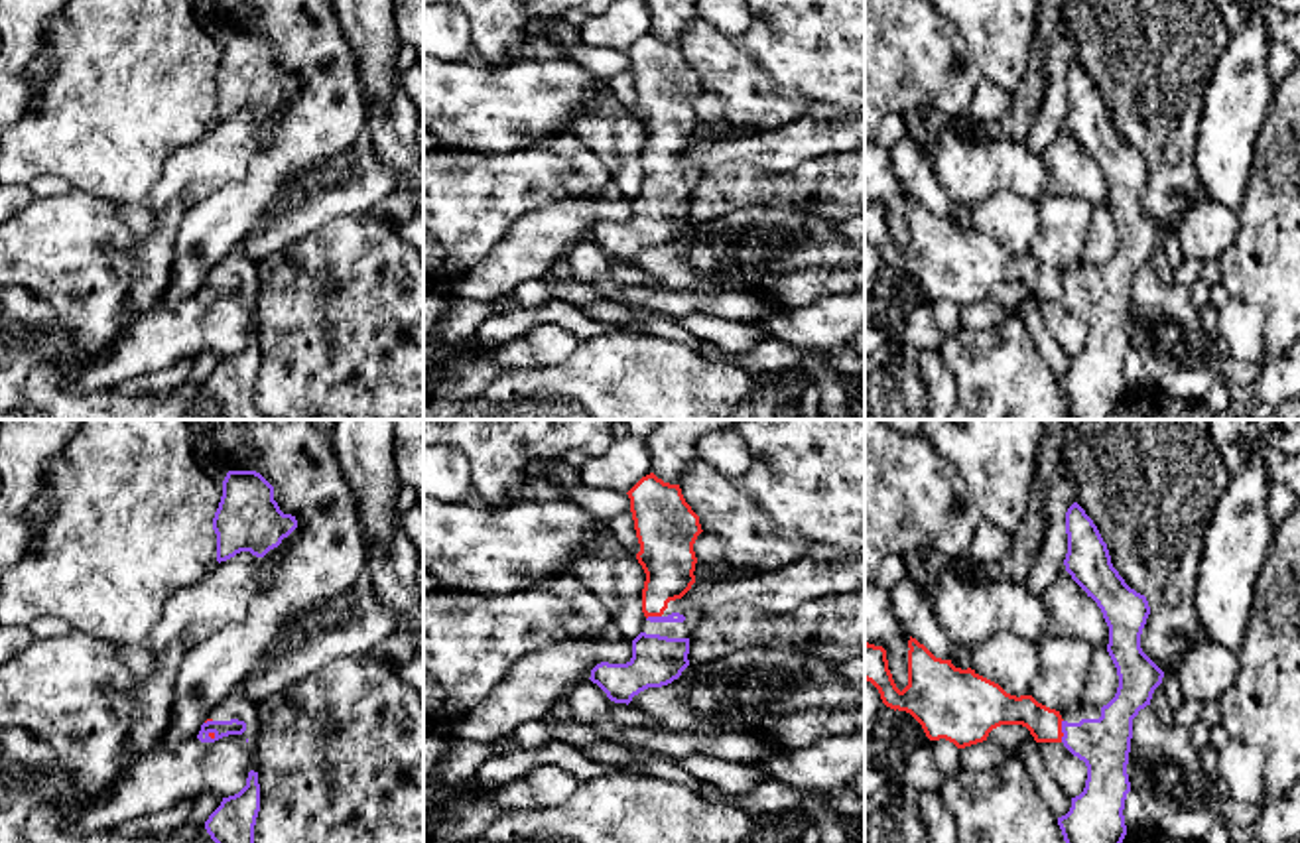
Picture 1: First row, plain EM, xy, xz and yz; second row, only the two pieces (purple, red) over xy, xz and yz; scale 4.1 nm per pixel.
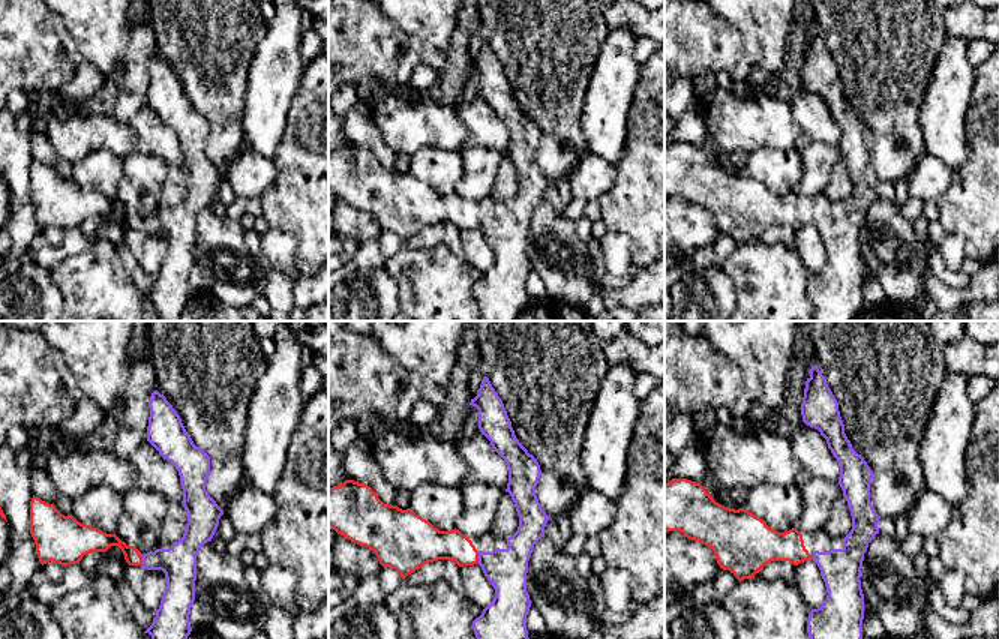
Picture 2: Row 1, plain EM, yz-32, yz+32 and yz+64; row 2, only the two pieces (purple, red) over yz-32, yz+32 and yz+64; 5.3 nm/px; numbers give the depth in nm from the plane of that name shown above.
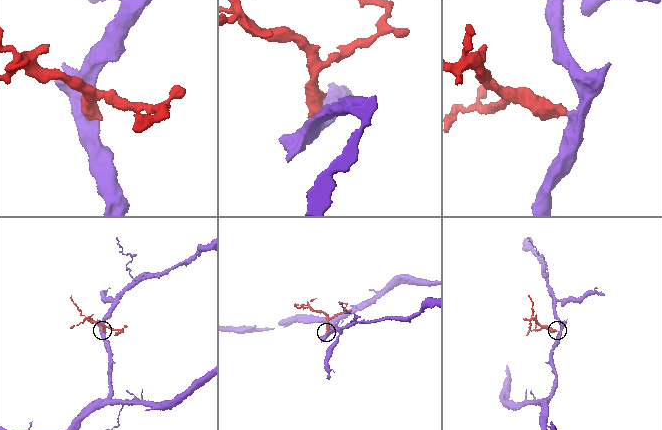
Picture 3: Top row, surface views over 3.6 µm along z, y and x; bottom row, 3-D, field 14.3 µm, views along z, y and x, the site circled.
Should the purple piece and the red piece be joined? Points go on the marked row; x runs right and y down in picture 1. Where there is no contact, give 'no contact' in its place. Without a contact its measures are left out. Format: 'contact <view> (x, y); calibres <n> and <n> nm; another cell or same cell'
contact yz (1062, 731); calibres 220 and 140 nm; same cell

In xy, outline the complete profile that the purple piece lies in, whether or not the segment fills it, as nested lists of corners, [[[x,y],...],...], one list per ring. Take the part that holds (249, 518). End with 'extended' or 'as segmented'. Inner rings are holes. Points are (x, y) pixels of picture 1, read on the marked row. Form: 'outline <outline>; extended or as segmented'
outline [[[227,473],[223,496],[213,518],[219,563],[240,551],[264,557],[295,528],[295,516],[280,510],[274,500],[274,486],[260,473]]]; as segmented

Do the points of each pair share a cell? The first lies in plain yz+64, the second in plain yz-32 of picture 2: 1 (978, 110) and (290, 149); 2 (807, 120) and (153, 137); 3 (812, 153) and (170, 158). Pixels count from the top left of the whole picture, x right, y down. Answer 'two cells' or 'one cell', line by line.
1: one cell
2: one cell
3: two cells

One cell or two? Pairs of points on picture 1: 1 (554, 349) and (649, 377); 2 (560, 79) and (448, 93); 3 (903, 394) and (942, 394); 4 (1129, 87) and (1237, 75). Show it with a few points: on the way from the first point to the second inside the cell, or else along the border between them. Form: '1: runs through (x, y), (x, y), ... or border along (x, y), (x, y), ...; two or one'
1: border along (582, 341), (564, 361), (544, 367); two
2: runs through (532, 93), (475, 93); one
3: runs through (912, 394), (932, 394); one
4: border along (1228, 36), (1228, 46), (1204, 93), (1198, 125); two

